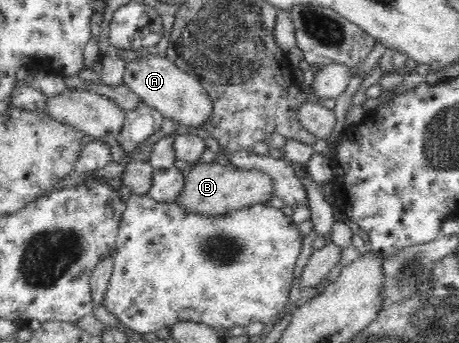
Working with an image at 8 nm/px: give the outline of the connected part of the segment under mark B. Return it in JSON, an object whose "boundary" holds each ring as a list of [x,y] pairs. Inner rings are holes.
{"boundary":[[[211,163],[195,164],[186,172],[187,185],[177,203],[188,211],[219,215],[237,211],[255,204],[265,204],[275,197],[275,180],[266,171],[241,169],[233,165]]]}

